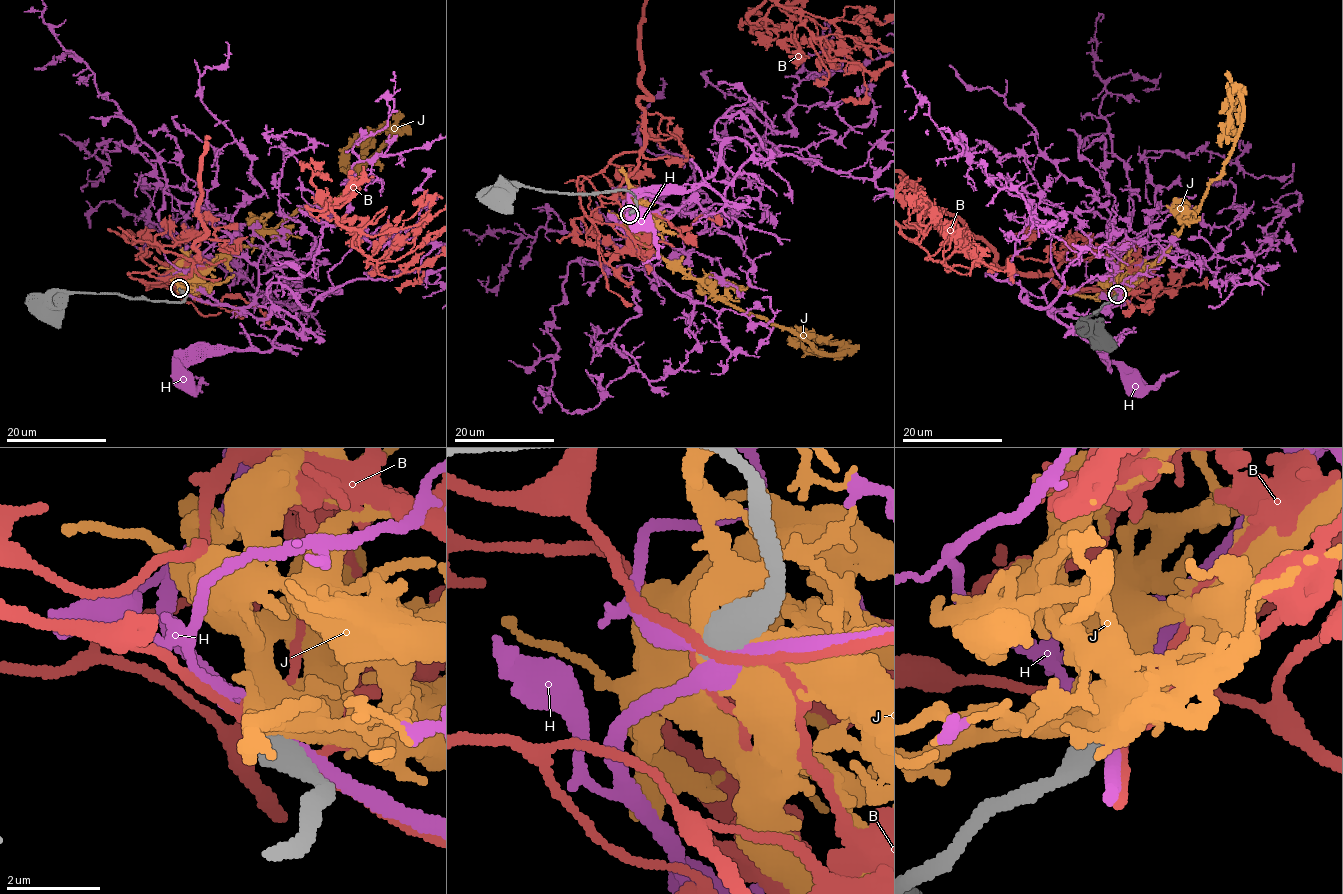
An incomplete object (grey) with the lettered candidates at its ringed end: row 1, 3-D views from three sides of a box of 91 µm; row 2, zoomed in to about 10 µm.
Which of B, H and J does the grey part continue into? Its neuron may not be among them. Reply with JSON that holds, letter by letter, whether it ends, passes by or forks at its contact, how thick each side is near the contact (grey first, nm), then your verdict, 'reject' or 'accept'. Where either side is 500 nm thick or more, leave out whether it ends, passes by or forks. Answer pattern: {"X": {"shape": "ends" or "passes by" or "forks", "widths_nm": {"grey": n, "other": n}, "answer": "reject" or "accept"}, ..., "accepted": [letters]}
{"B": {"widths_nm": {"grey": 600, "other": 180}, "answer": "reject"}, "H": {"widths_nm": {"grey": 600, "other": 360}, "answer": "reject"}, "J": {"widths_nm": {"grey": 600, "other": 550}, "answer": "accept"}, "accepted": ["J"]}

